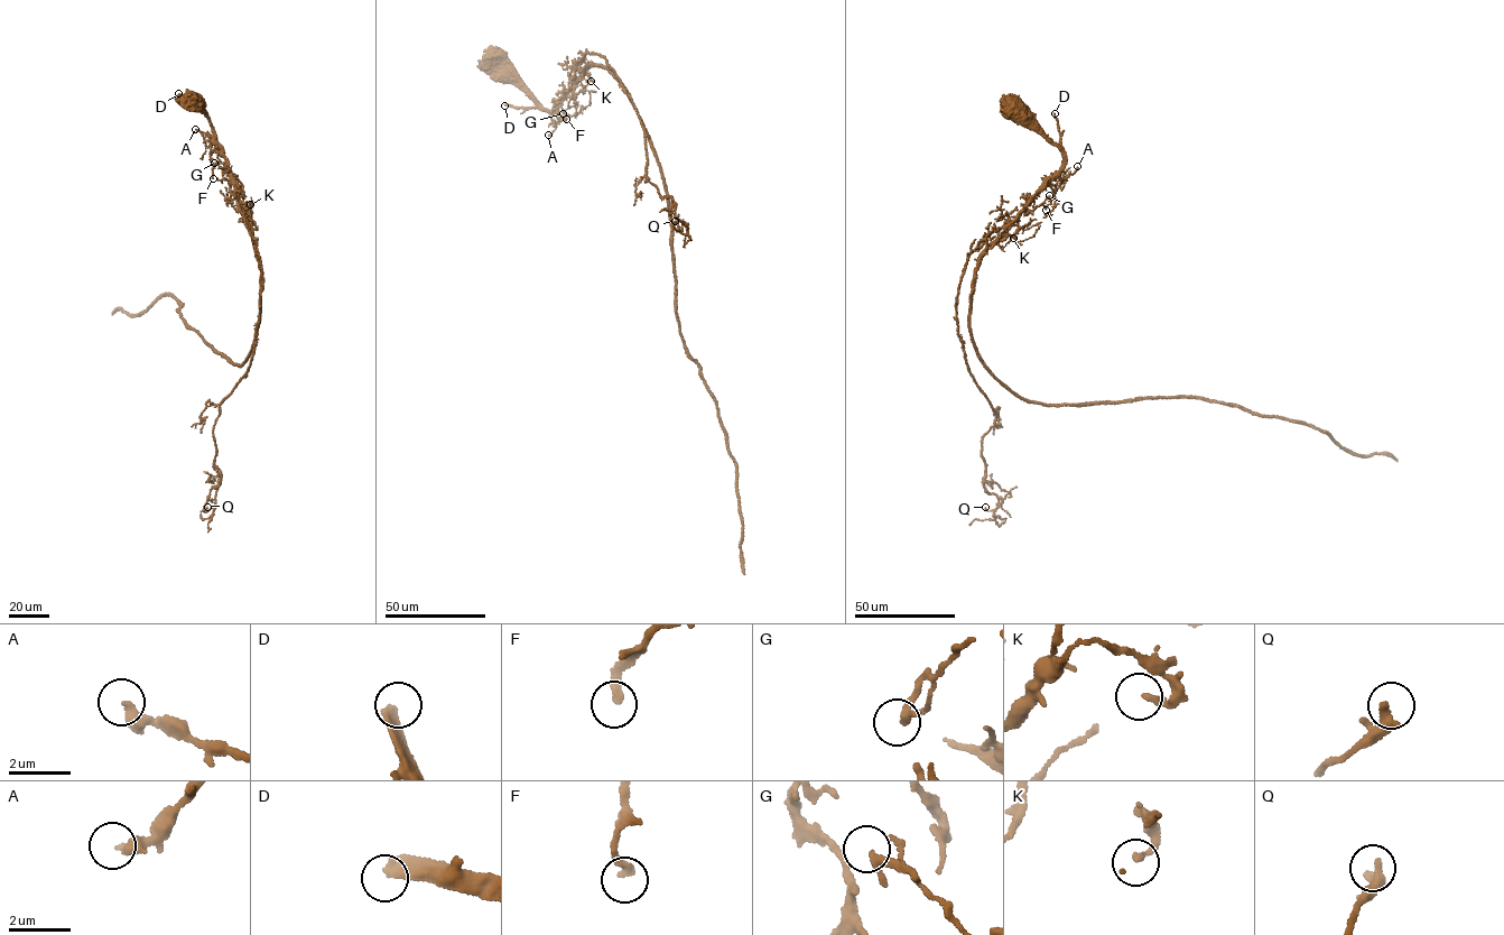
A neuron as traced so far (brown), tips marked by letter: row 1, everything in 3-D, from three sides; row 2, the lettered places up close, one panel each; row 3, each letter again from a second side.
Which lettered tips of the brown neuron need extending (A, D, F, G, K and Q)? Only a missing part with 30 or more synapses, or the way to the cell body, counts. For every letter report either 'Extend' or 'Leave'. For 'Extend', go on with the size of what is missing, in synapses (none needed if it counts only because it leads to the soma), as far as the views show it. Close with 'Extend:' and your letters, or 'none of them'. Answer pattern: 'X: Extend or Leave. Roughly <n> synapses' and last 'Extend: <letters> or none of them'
A: Leave
D: Extend. Roughly 140 synapses
F: Leave
G: Leave
K: Leave
Q: Leave
Extend: D

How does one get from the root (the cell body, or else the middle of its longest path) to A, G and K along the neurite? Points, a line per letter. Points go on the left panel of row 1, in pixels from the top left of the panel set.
A: (194, 100), (207, 113), (214, 138), (195, 129)
G: (194, 100), (207, 113), (231, 183), (214, 163)
K: (194, 100), (207, 113), (240, 206), (249, 213), (250, 204)

